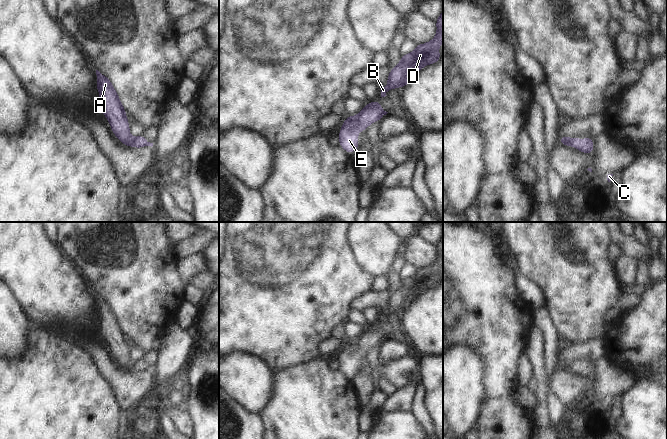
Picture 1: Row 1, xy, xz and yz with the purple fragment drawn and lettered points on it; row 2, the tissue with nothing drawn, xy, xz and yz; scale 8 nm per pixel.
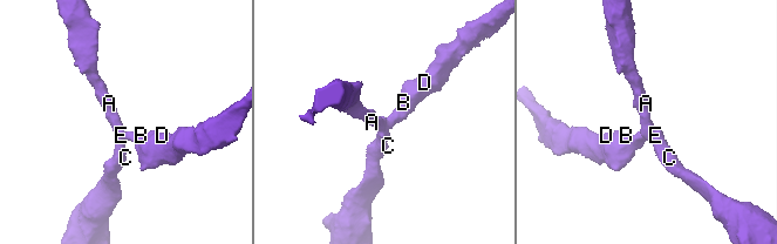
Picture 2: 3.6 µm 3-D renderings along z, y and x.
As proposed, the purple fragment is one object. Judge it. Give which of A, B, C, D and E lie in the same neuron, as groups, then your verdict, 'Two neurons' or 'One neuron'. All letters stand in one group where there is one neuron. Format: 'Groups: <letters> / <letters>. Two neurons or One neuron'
Groups: A B C D E. One neuron

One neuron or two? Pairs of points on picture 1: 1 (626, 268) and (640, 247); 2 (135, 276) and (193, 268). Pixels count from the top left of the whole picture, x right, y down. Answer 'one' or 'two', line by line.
1: two
2: two

